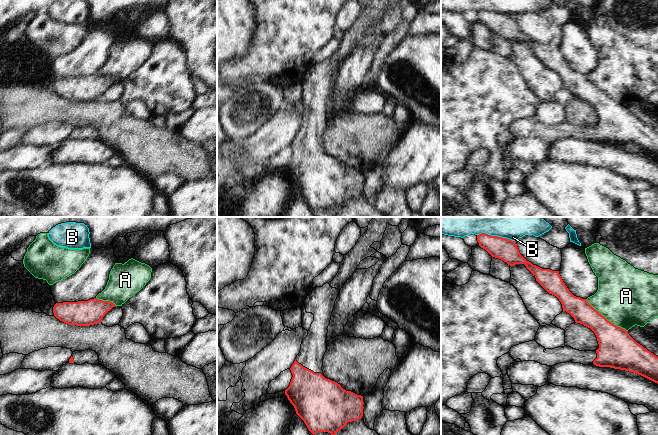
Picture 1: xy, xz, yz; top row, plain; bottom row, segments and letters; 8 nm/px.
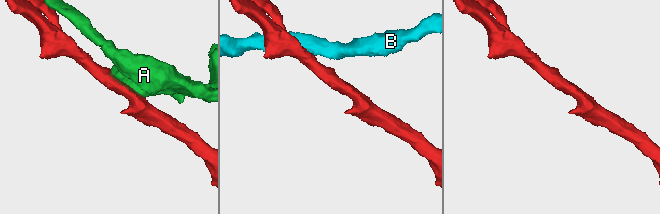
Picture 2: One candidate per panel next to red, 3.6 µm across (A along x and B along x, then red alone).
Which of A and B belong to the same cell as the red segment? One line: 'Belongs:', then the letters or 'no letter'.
Belongs: no letter.

